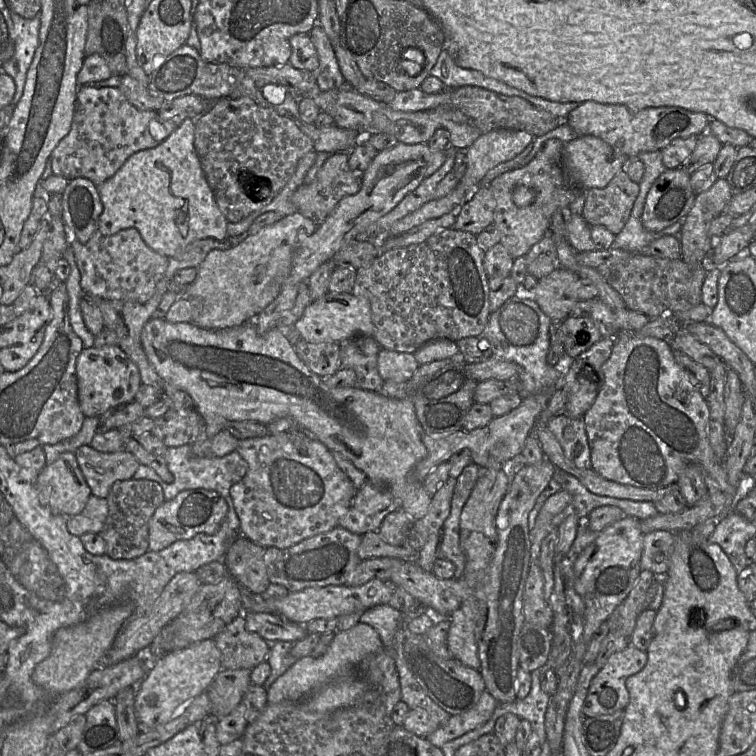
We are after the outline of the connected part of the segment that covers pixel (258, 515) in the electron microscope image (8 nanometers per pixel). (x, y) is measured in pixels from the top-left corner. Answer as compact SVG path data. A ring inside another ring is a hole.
M280 432L276 435L266 435L264 437L249 438L239 440L237 452L247 462L248 469L246 475L236 484L230 487L230 497L233 501L236 514L240 522L241 535L249 539L256 545L263 548L275 547L278 549L289 548L302 540L330 531L338 526L339 520L349 510L351 503L357 493L356 487L353 485L349 477L339 468L335 462L332 452L319 440L314 437L308 437L306 443L302 443L299 448L296 448L291 440L289 440L287 432Z

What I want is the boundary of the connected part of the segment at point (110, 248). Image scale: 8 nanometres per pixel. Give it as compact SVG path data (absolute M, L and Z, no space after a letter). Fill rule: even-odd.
M135 228L121 230L111 236L103 236L97 231L85 244L82 244L70 235L69 247L73 250L81 274L81 289L86 297L119 301L131 300L140 303L146 302L154 295L156 285L164 277L168 266L168 257L152 250Z

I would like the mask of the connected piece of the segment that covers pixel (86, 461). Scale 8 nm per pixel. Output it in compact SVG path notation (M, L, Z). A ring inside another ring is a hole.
M83 445L75 454L91 495L100 498L106 498L117 481L133 478L140 465L135 456L125 449L105 453L96 451L90 445Z

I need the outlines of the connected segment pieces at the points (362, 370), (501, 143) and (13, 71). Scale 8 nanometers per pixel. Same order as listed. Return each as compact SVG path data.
M355 335L339 342L341 368L354 370L356 387L379 392L384 380L378 372L378 343L370 336Z
M494 129L486 134L481 134L479 138L466 150L467 168L464 176L460 179L457 187L448 195L432 200L418 210L394 222L383 234L384 237L392 237L402 234L414 227L417 227L427 220L438 218L444 214L455 212L463 203L471 200L480 181L495 166L513 159L519 155L531 142L534 136L525 131L515 131L509 129Z
M11 11L10 17L14 26L15 49L1 71L14 80L15 93L12 103L17 104L23 95L27 71L39 45L40 15L26 19Z

